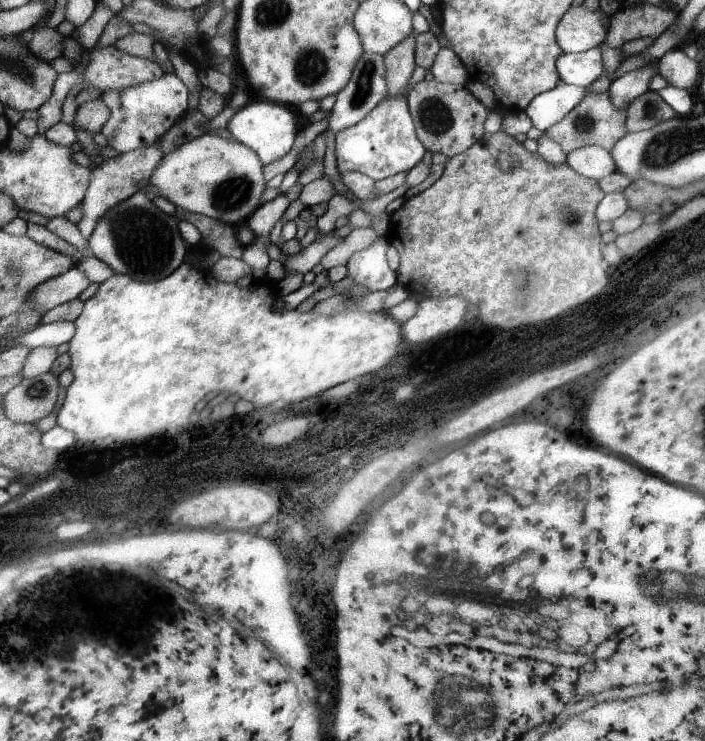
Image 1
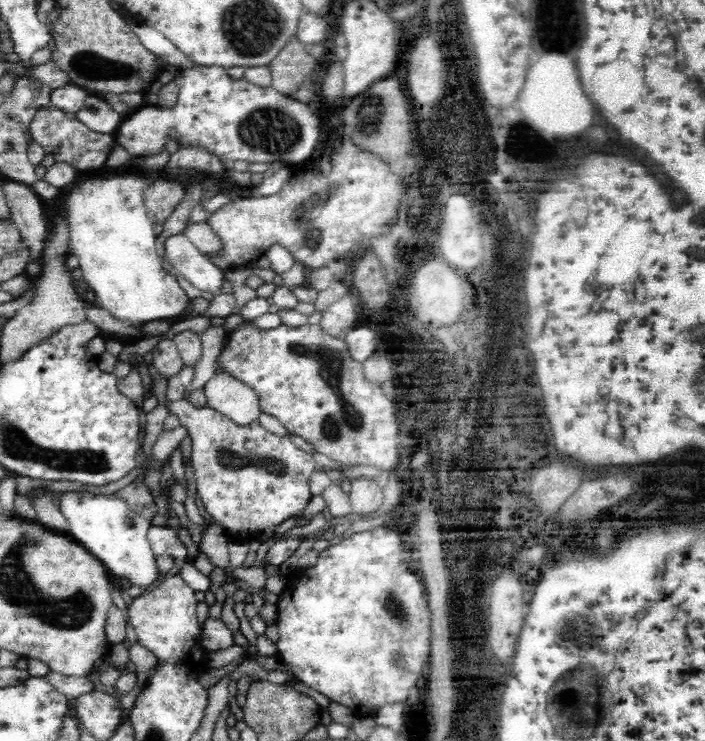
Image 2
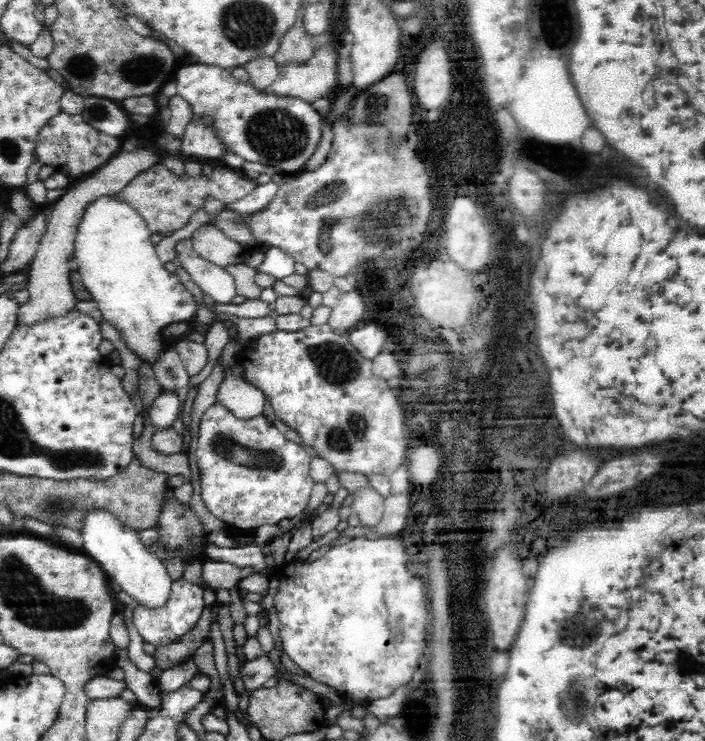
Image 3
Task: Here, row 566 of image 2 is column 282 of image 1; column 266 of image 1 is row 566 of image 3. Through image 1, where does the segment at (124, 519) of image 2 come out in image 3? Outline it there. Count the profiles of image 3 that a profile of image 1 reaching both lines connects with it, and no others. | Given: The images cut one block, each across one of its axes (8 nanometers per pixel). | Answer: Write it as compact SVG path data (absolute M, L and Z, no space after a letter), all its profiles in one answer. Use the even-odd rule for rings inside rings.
M102 509L88 513L83 523L81 537L84 552L100 564L106 575L110 574L116 580L121 590L128 594L137 606L158 609L168 602L173 581L156 554L140 541L138 529L124 528L116 521L116 517L112 517L112 513Z

